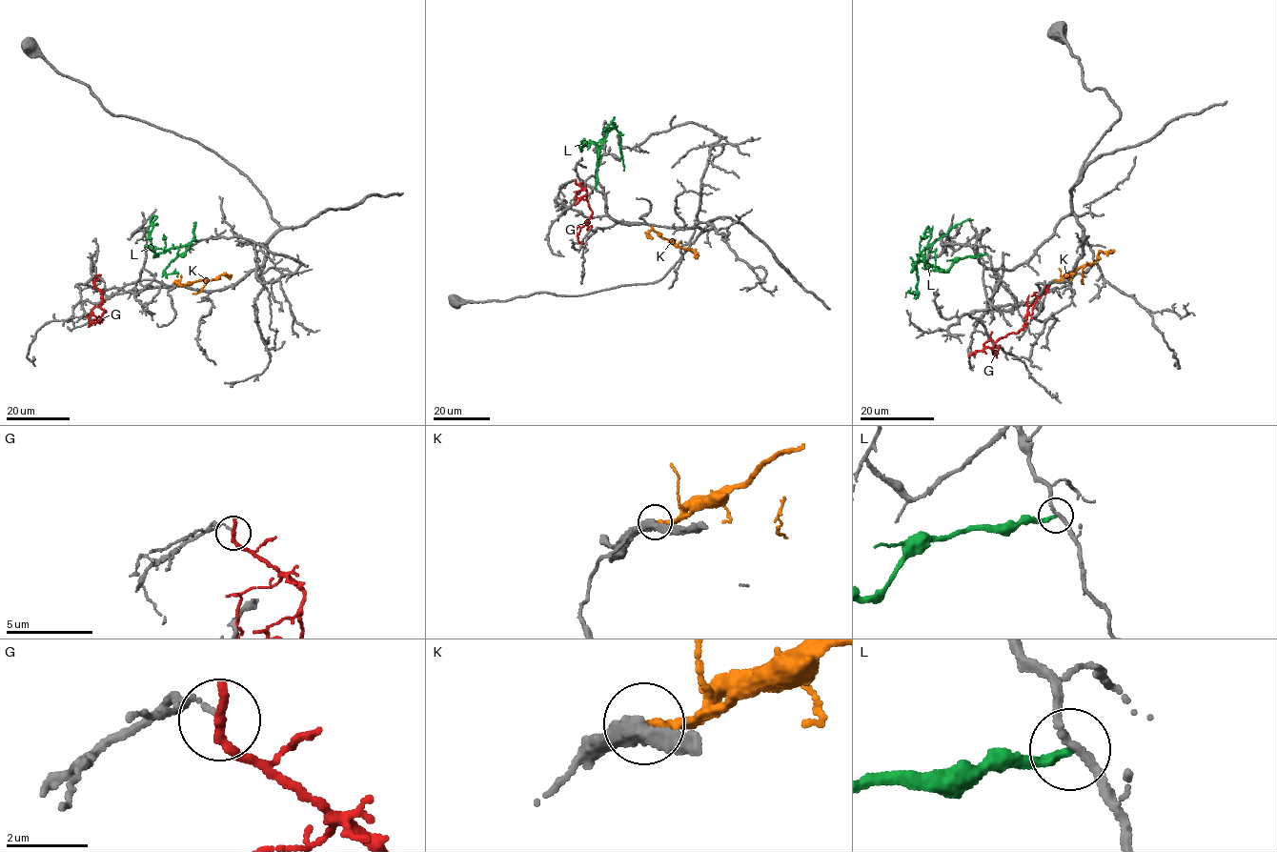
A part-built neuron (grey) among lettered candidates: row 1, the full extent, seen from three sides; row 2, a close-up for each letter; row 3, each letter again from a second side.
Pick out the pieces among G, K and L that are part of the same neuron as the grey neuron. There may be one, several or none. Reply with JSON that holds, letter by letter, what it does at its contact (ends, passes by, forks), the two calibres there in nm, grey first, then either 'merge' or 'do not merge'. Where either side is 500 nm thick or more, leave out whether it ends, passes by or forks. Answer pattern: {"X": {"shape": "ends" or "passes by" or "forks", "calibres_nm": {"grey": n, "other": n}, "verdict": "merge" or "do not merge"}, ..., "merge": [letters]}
{"G": {"shape": "ends", "calibres_nm": {"grey": 80, "other": 320}, "verdict": "do not merge"}, "K": {"shape": "passes by", "calibres_nm": {"grey": 420, "other": 170}, "verdict": "do not merge"}, "L": {"shape": "ends", "calibres_nm": {"grey": 200, "other": 260}, "verdict": "do not merge"}, "merge": []}

